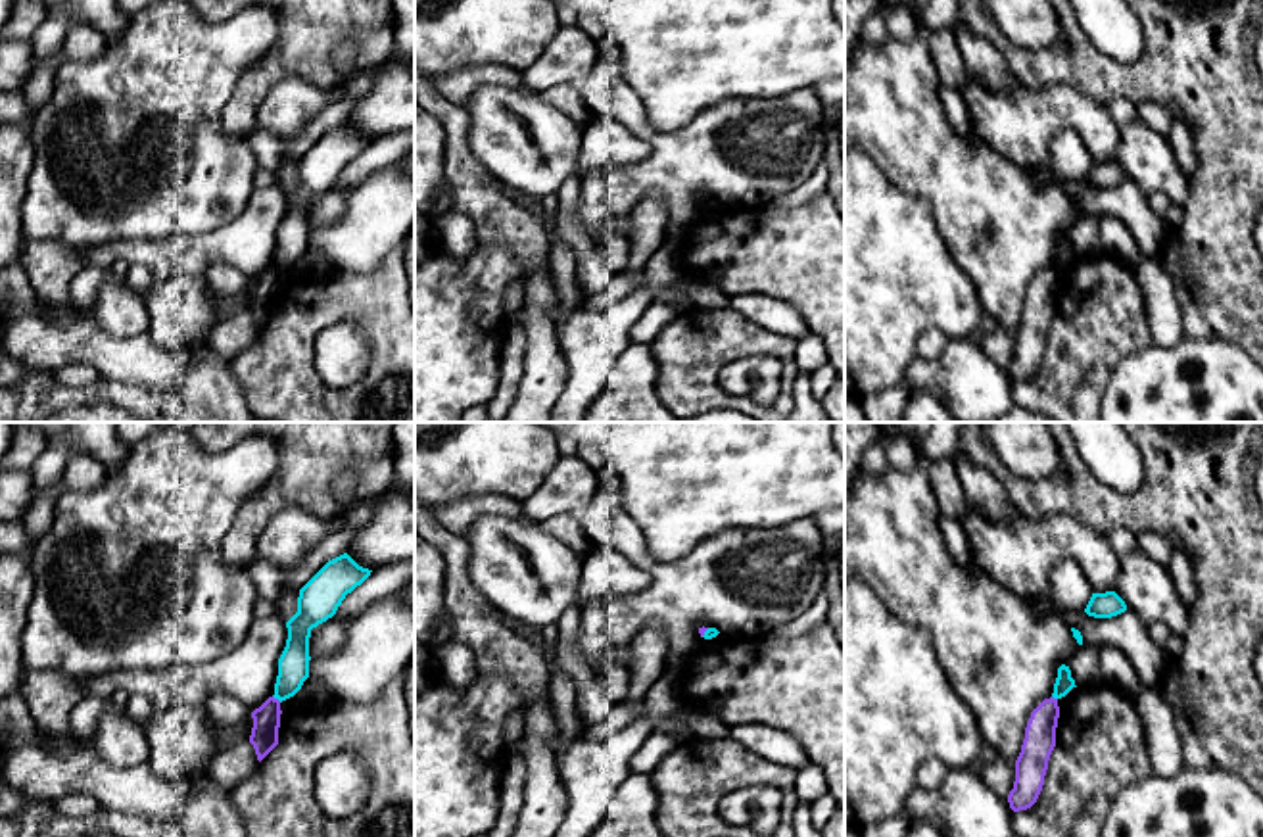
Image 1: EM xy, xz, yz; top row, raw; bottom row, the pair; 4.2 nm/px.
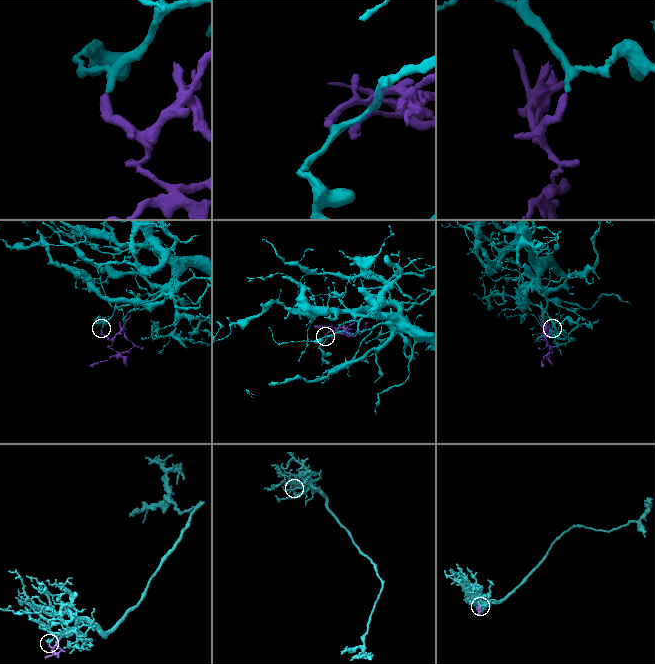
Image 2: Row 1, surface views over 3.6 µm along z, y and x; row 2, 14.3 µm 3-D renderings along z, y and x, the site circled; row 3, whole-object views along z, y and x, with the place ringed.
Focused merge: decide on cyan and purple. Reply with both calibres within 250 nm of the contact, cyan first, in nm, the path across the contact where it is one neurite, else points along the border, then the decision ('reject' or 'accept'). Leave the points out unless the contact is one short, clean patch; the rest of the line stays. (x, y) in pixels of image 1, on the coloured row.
calibres 130 and 120 nm; border xy (273, 695), (281, 701); reject

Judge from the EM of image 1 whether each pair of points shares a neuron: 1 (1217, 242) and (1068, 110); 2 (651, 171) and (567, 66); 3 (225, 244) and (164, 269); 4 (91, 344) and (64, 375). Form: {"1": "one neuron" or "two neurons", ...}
{"1": "two neurons", "2": "two neurons", "3": "one neuron", "4": "two neurons"}

